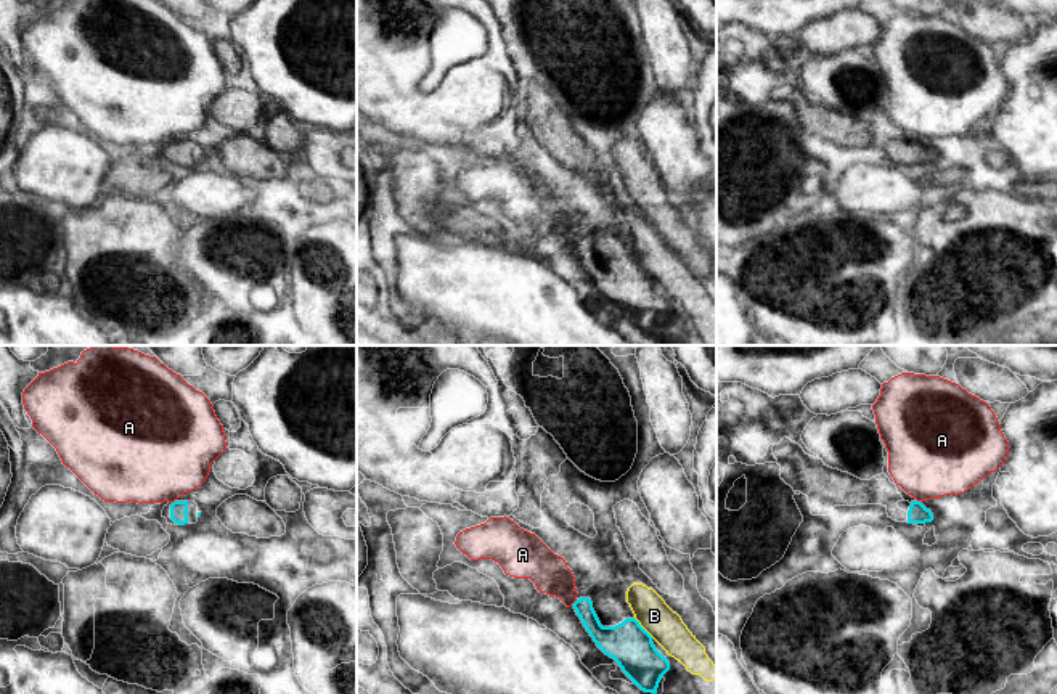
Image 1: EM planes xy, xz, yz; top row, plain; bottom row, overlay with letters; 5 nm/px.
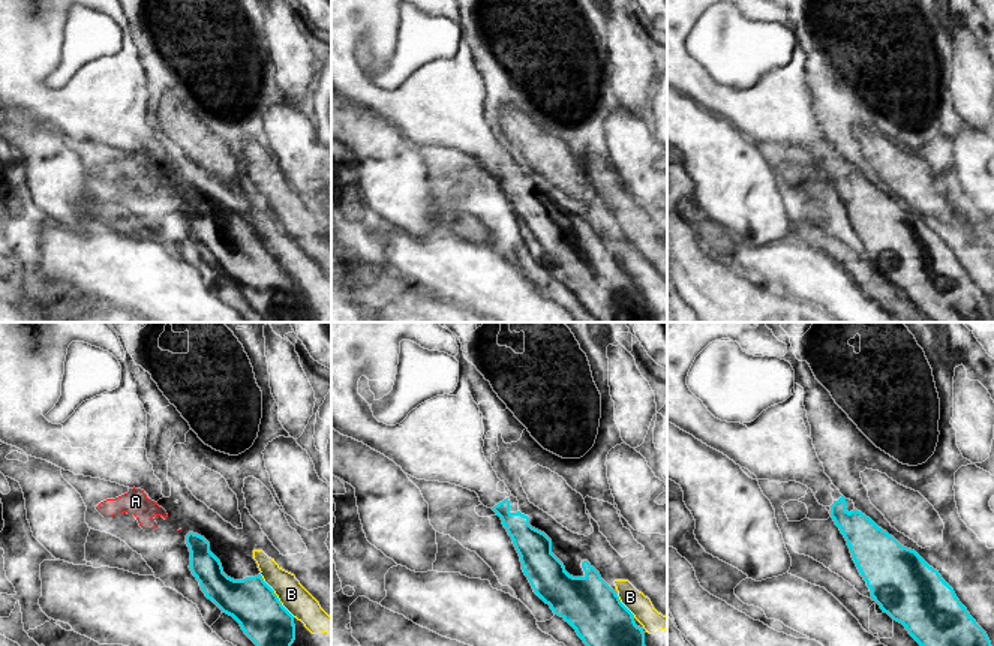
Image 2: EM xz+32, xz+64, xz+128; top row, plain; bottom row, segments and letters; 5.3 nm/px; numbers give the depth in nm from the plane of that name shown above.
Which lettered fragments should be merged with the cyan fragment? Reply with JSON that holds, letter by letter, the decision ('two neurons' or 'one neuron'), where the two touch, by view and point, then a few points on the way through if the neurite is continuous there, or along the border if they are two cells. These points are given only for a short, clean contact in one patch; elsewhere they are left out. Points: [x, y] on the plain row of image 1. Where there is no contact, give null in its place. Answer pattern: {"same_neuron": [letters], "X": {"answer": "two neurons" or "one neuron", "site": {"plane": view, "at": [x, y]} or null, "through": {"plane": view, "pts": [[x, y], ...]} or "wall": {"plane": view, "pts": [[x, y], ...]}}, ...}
{"same_neuron": [], "A": {"answer": "two neurons", "site": {"plane": "xz", "at": [575, 241]}}, "B": {"answer": "two neurons", "site": {"plane": "xz", "at": [641, 267]}, "wall": {"plane": "xz", "pts": [[635, 257], [652, 277]]}}}

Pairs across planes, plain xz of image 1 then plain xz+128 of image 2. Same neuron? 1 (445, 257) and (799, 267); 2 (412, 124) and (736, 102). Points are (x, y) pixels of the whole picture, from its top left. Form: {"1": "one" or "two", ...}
{"1": "one", "2": "one"}

